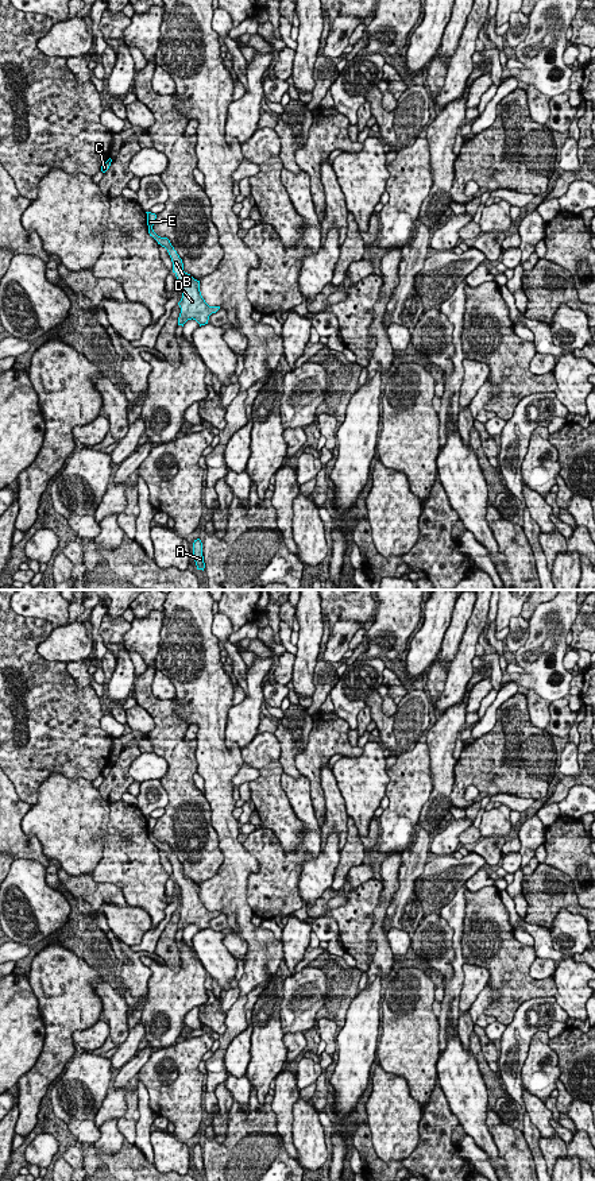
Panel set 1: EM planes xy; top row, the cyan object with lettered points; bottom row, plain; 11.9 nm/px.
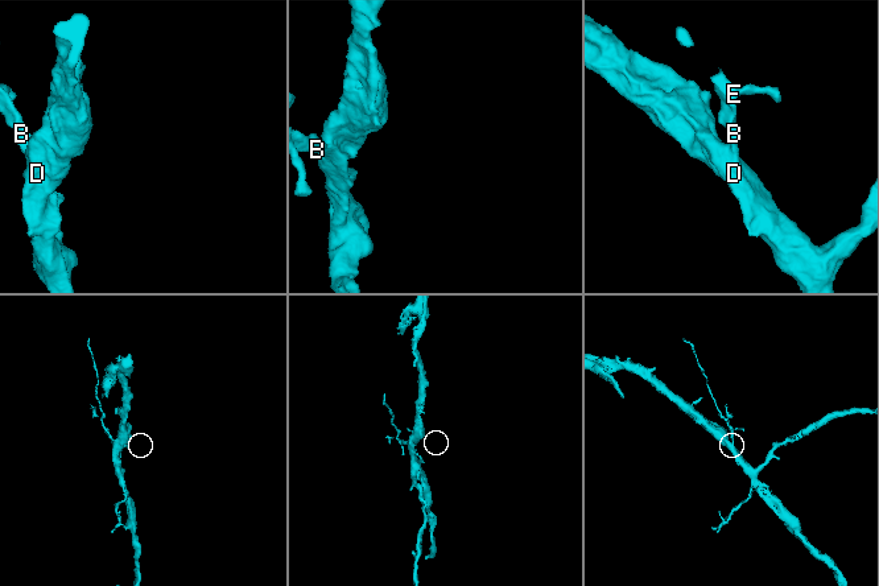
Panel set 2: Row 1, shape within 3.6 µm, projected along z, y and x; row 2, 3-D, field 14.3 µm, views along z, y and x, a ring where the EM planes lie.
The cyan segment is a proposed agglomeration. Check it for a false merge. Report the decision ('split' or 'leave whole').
leave whole

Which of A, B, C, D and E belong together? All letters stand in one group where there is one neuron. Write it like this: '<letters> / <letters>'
A B C D E

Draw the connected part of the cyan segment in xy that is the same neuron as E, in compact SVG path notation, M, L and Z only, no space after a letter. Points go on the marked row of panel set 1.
M151 212L146 213L148 234L158 242L158 244L167 250L173 262L173 273L175 274L177 281L182 287L182 298L178 302L181 308L178 325L183 327L183 324L192 319L196 320L200 324L200 327L208 324L209 316L212 313L216 313L220 309L220 306L209 306L205 302L200 292L200 281L194 279L190 274L183 271L182 259L171 246L170 240L167 238L158 236L154 232L152 225L157 219L157 215Z

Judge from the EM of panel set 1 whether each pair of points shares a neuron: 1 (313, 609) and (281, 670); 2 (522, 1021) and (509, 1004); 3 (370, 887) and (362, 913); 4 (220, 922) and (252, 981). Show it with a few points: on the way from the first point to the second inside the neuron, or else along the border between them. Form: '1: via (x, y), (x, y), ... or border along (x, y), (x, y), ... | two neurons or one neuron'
1: border along (296, 655), (290, 680) | two neurons
2: border along (543, 996), (526, 999), (506, 1026) | two neurons
3: via (369, 894), (362, 906) | one neuron
4: border along (220, 911), (225, 915), (228, 925) | two neurons

